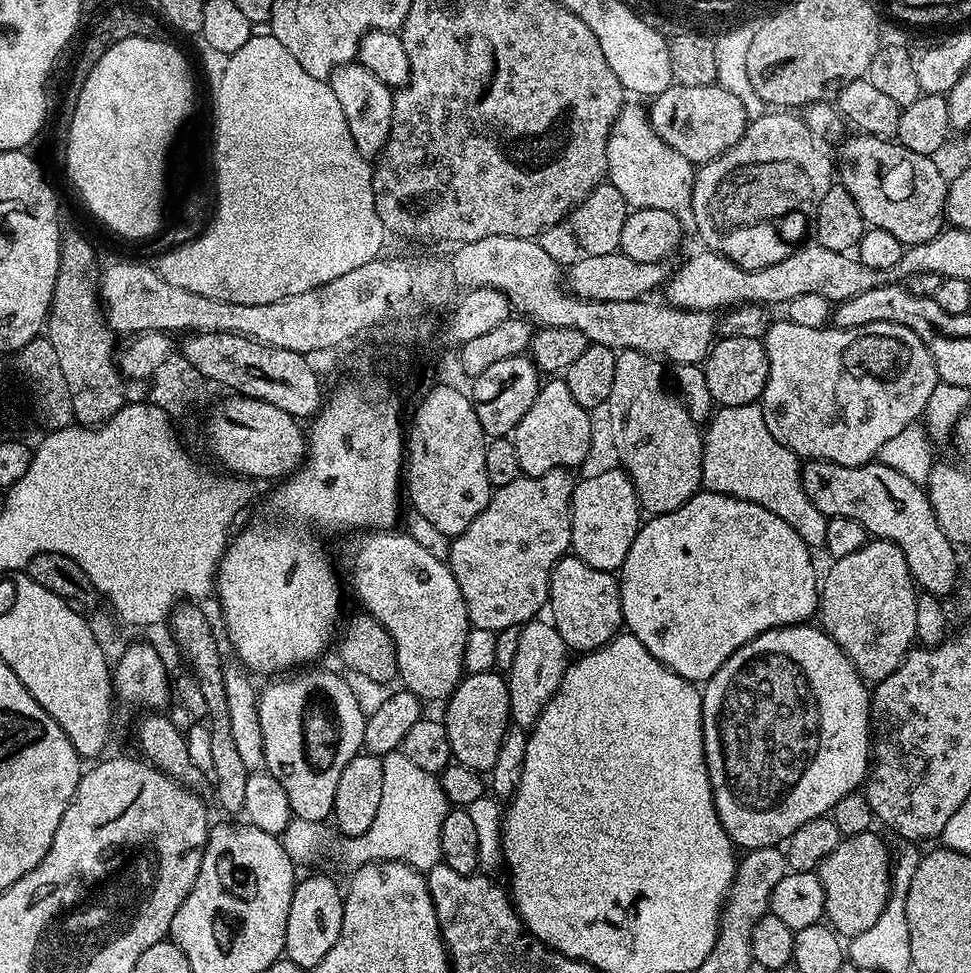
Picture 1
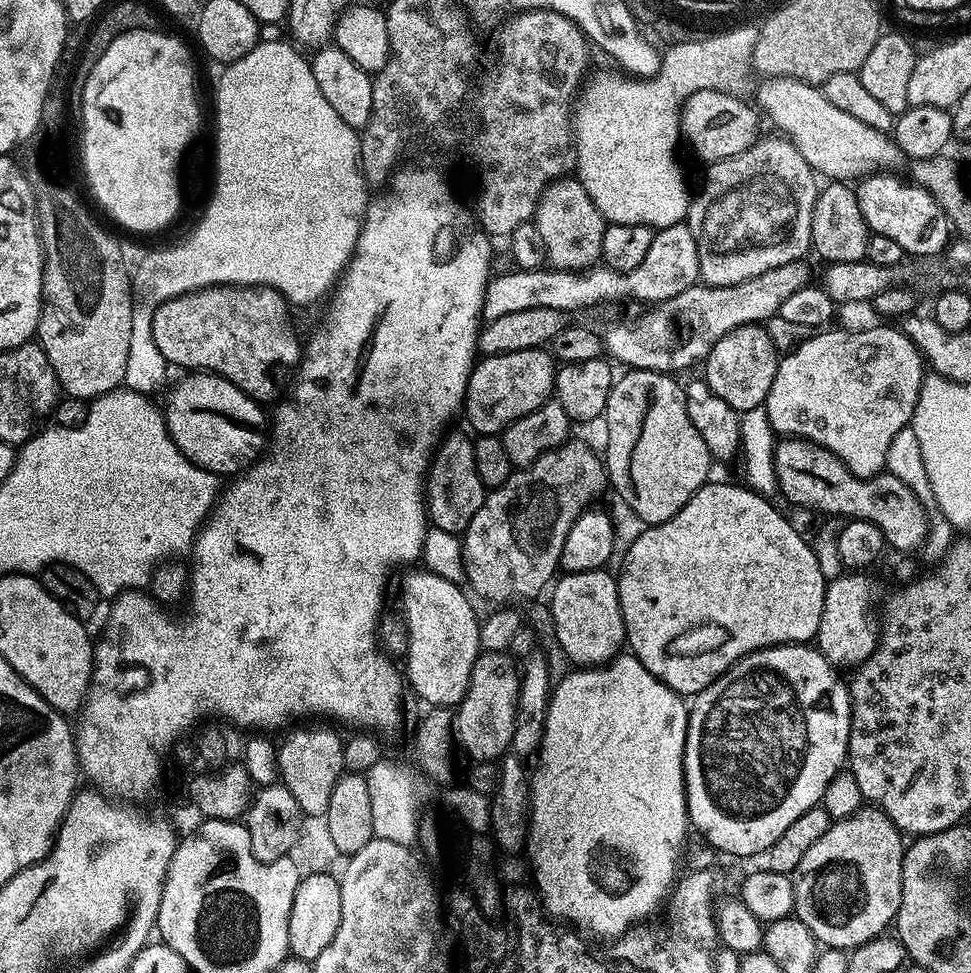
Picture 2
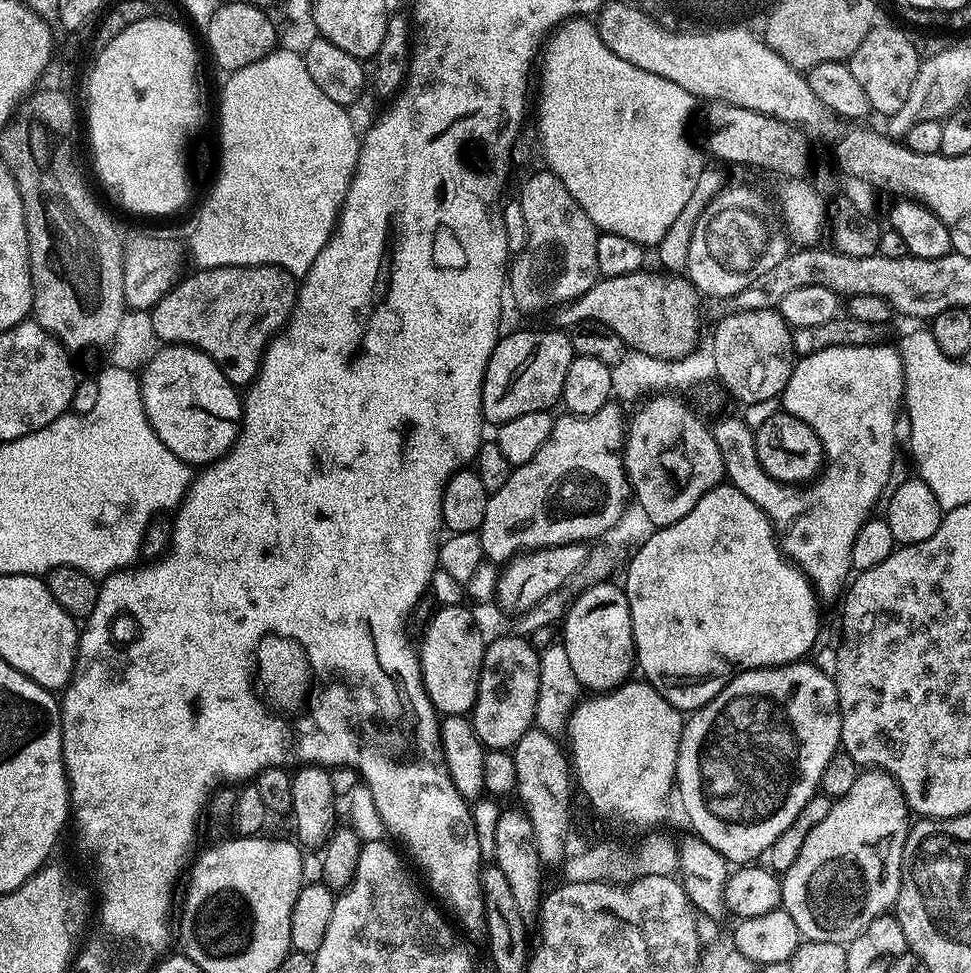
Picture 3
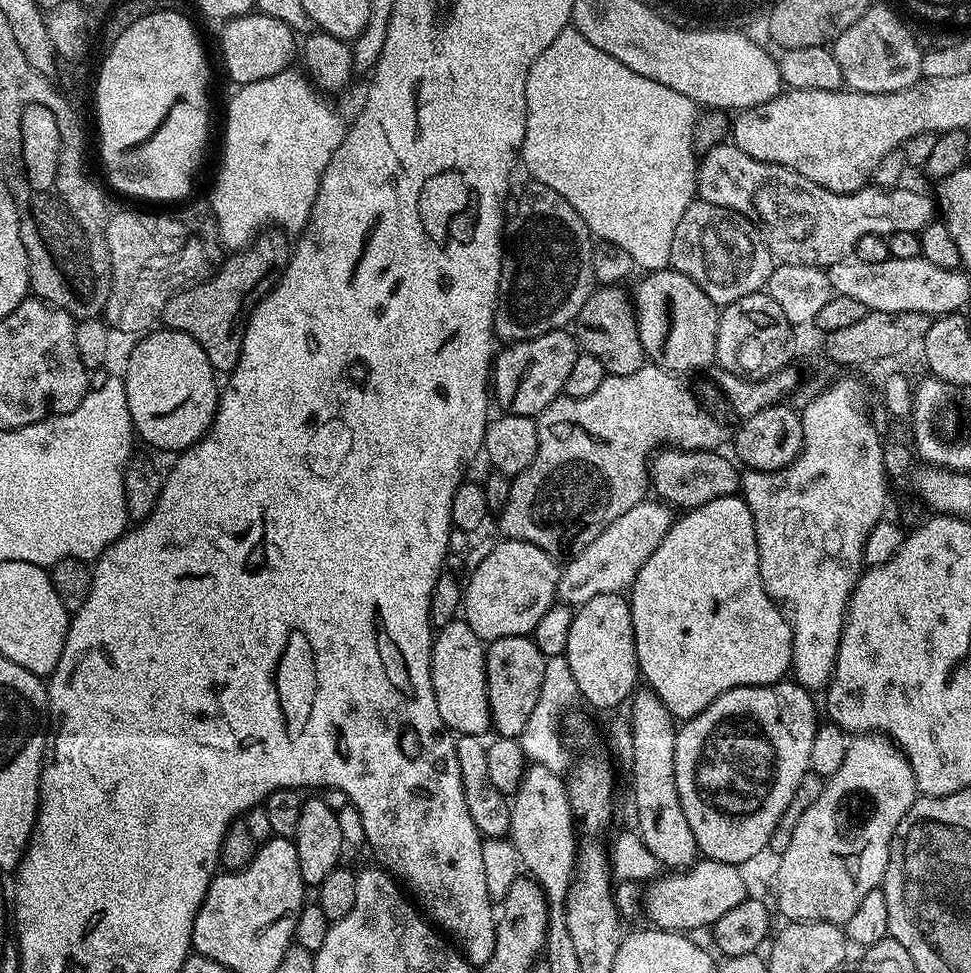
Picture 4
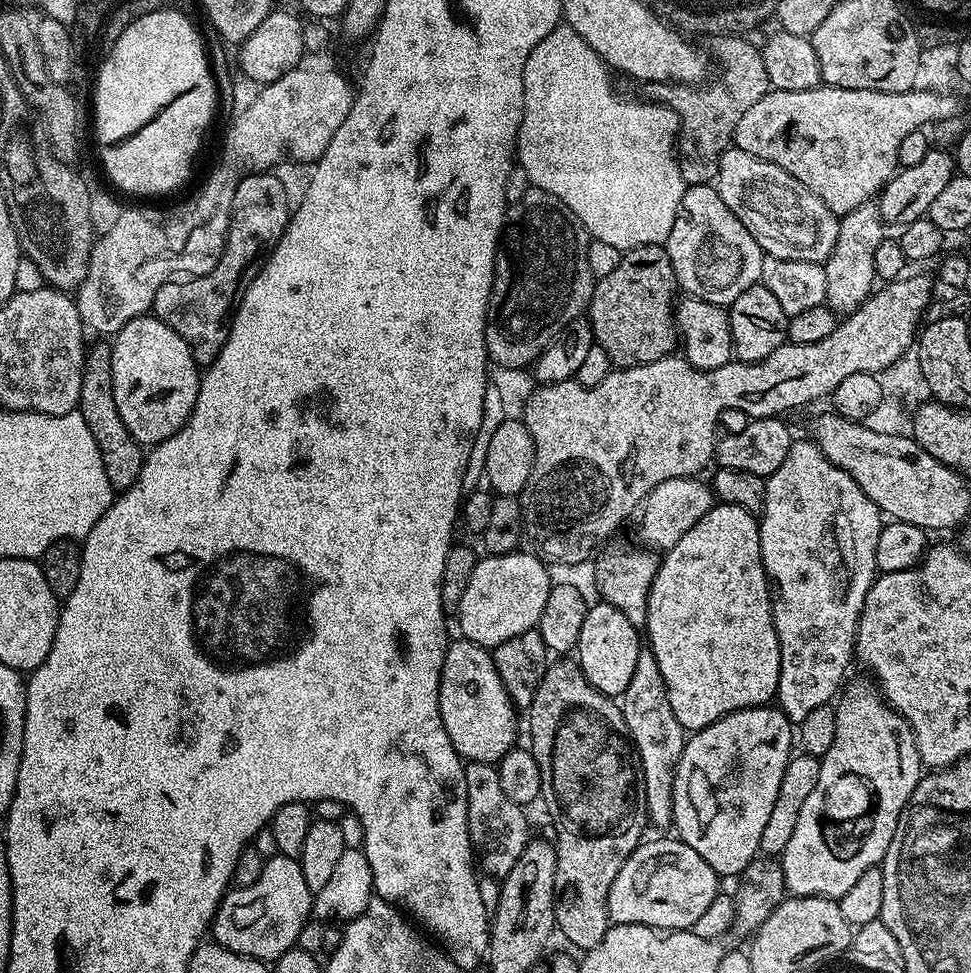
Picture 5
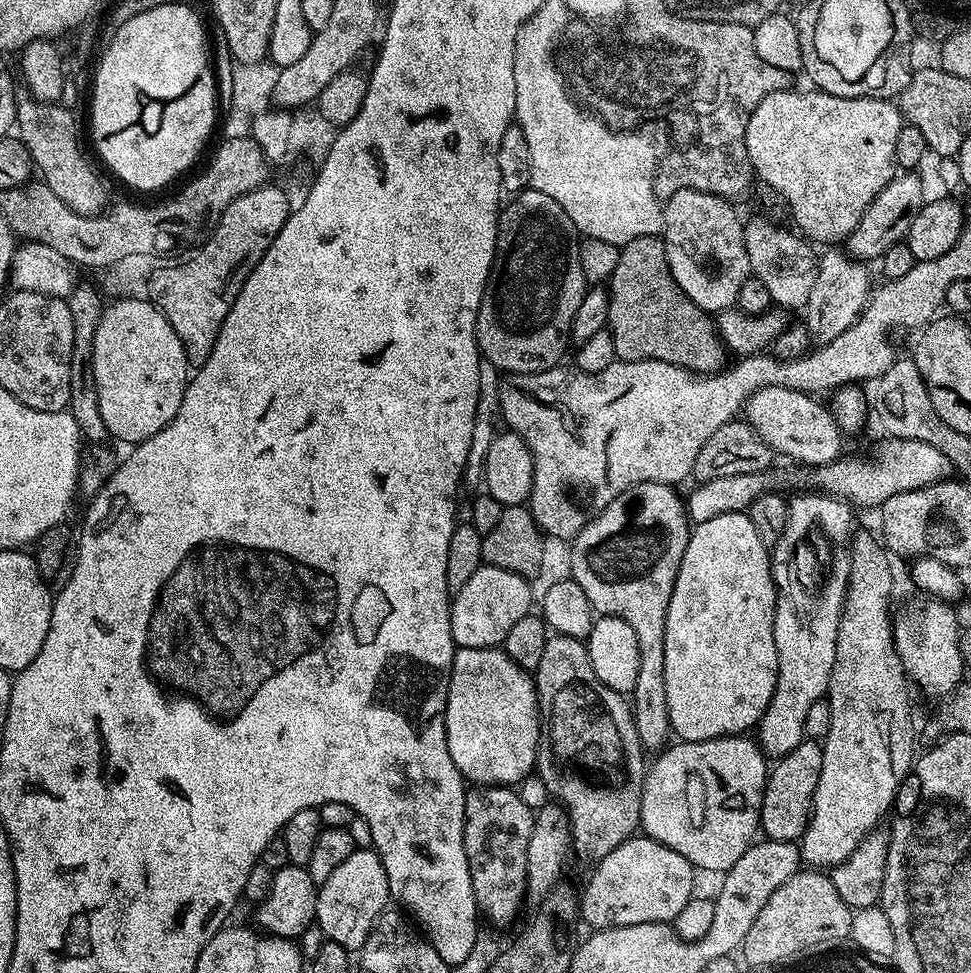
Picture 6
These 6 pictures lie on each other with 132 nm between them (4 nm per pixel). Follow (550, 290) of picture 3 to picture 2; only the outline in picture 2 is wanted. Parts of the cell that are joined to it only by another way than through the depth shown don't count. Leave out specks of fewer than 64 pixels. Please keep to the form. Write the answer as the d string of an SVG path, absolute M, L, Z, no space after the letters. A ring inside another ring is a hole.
M561 178L551 181L540 195L534 223L538 234L544 239L547 263L553 269L587 270L600 260L606 221L579 180Z

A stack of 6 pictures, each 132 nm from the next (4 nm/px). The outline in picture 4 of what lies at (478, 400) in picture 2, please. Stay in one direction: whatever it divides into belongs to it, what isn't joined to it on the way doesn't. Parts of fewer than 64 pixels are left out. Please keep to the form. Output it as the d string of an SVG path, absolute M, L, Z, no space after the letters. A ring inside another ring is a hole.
M561 330L558 332L547 332L538 338L529 340L515 341L511 346L504 348L495 353L492 374L490 377L490 388L494 393L494 400L501 404L505 413L514 416L531 416L539 417L540 413L554 402L556 397L563 393L566 386L566 378L570 374L570 369L574 367L574 358L578 354L578 345L575 335L571 331Z

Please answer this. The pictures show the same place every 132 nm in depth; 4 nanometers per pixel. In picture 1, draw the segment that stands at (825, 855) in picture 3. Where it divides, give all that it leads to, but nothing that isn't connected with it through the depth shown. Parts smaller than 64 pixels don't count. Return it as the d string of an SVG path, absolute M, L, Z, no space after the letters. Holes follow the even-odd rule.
M875 831L845 836L820 863L818 875L824 887L824 915L841 937L851 938L869 930L887 904L893 865L884 840Z

